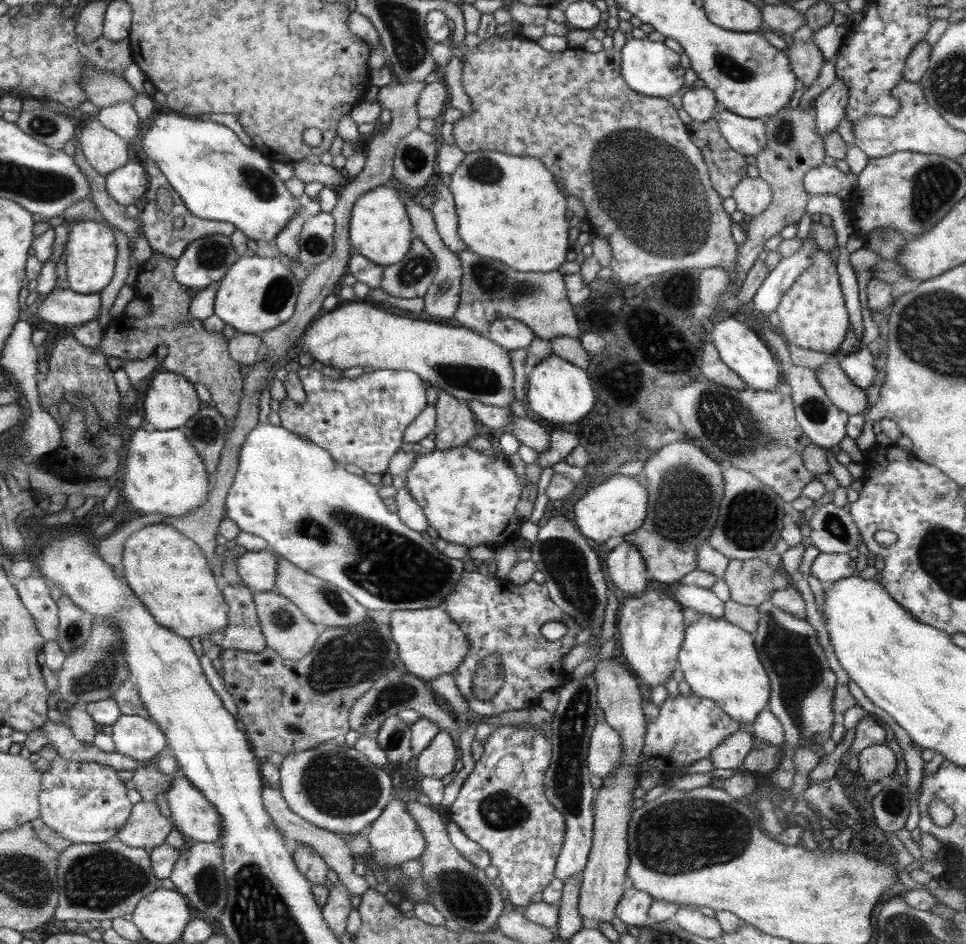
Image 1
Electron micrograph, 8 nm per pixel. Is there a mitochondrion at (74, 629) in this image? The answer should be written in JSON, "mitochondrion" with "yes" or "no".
{"mitochondrion":"yes"}

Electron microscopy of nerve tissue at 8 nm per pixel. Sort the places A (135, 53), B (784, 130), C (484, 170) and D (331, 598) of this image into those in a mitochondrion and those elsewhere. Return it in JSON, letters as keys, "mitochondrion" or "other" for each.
{"A":"other","B":"mitochondrion","C":"mitochondrion","D":"mitochondrion"}

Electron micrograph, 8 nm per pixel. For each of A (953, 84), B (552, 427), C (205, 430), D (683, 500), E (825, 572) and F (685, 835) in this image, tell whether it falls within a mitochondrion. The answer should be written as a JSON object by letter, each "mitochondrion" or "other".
{"A":"mitochondrion","B":"other","C":"mitochondrion","D":"mitochondrion","E":"other","F":"mitochondrion"}

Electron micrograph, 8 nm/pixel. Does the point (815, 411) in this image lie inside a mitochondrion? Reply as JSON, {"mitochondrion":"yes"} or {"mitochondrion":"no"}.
{"mitochondrion":"yes"}

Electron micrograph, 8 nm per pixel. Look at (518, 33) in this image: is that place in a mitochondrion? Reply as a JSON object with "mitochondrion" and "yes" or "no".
{"mitochondrion":"no"}

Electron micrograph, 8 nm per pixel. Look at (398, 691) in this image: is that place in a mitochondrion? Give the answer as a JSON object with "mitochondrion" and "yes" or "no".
{"mitochondrion":"yes"}

